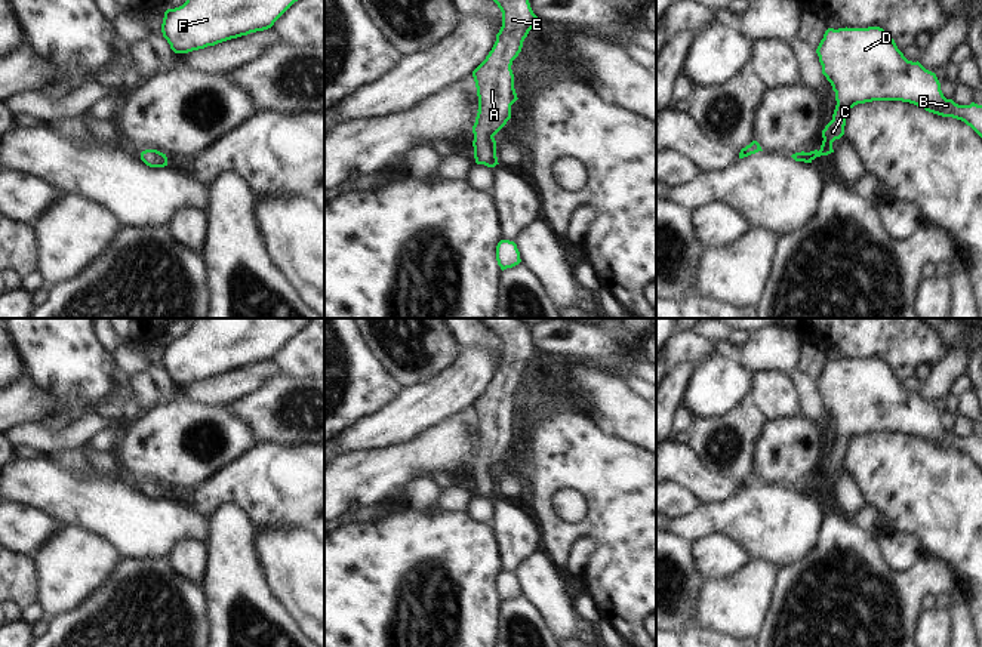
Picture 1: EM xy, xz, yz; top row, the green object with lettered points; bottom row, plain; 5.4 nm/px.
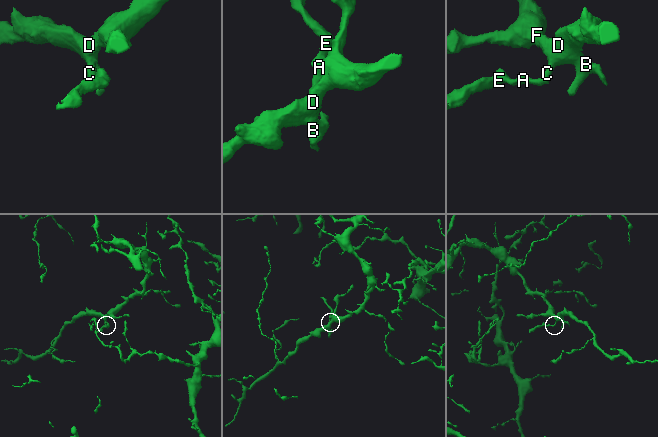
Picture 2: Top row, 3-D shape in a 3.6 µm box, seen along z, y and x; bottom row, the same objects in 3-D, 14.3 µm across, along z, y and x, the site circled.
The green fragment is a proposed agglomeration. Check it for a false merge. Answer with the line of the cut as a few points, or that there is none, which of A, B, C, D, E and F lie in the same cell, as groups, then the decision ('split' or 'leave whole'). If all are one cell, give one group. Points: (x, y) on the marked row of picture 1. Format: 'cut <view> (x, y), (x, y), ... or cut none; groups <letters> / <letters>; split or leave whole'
cut none; groups A B C D E F; leave whole

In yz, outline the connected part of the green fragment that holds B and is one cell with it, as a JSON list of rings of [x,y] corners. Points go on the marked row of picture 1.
[[[880,27],[828,28],[816,53],[822,74],[835,92],[832,120],[822,130],[821,150],[795,152],[795,161],[812,163],[834,152],[832,142],[844,135],[847,113],[858,104],[902,101],[929,113],[964,121],[982,138],[982,105],[958,105],[946,99],[935,73],[908,61]]]

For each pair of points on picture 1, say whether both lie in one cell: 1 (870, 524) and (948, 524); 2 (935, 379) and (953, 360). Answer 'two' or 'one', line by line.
1: two
2: one

